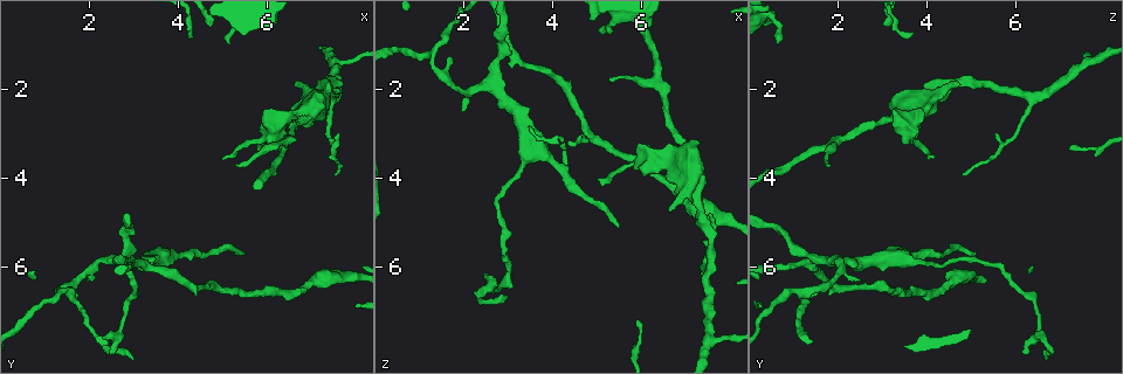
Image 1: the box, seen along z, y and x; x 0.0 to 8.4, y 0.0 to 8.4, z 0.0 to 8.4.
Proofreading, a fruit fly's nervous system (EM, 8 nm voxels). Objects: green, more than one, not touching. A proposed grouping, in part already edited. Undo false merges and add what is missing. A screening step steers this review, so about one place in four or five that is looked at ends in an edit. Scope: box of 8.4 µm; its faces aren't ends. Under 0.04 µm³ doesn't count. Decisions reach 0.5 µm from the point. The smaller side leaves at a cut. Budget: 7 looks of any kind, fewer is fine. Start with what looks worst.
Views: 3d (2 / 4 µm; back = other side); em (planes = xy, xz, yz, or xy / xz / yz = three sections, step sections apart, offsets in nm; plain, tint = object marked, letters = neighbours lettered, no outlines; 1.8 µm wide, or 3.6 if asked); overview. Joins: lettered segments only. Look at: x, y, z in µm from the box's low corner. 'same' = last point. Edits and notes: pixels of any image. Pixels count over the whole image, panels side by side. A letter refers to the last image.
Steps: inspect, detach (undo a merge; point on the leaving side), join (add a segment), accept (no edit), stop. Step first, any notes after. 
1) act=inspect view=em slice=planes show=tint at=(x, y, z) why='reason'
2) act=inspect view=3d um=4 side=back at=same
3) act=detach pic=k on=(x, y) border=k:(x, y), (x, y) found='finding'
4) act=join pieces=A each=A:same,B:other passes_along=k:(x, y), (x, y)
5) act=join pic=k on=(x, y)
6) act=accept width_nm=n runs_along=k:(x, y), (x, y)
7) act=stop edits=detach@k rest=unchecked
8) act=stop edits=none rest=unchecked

act=inspect view=em slice=xy step=16 show=tint at=(5.15, 0.95, 0.65) why='tapers out'

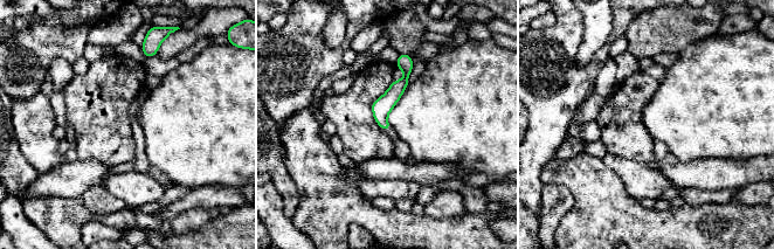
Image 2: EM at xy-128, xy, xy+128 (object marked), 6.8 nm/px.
act=inspect view=em slice=planes show=letters at=same

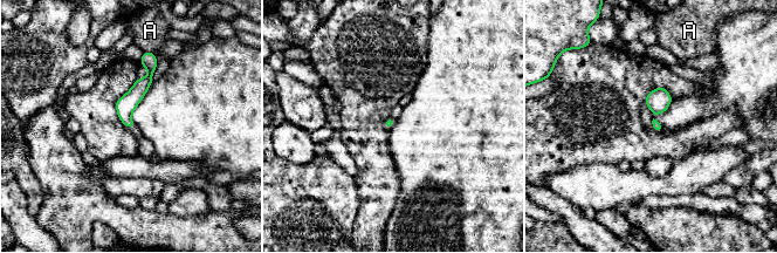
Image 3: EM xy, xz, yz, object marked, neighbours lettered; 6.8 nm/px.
act=accept longest_contact=A:80nm each=A:other border=3:(143, 50), (153, 53) found='none of them fits'

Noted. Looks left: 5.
act=inspect view=3d um=4 at=(2.90, 5.70, 1.25) why='looks like a crossing'

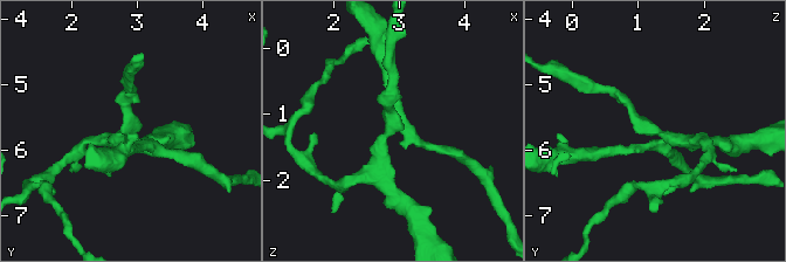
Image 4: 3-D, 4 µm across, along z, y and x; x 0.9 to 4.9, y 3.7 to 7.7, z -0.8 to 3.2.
act=inspect view=em slice=planes show=letters at=(2.95, 5.65, 1.20)

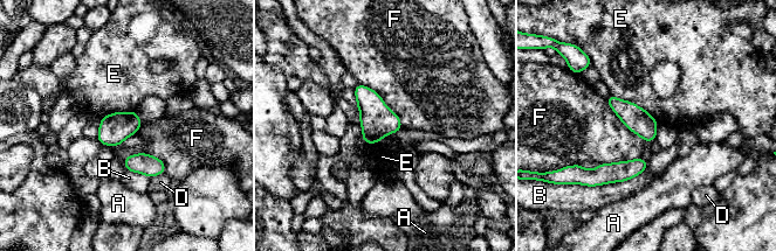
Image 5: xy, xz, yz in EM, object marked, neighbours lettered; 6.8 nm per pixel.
act=accept each=A:other,B:other,D:other,E:other,F:other arms=4 border=5:(611, 93), (639, 105), (658, 123) found='all the same neuron'

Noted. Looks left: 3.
act=inspect view=3d um=2 at=(1.30, 6.55, 1.25) why='branch point'

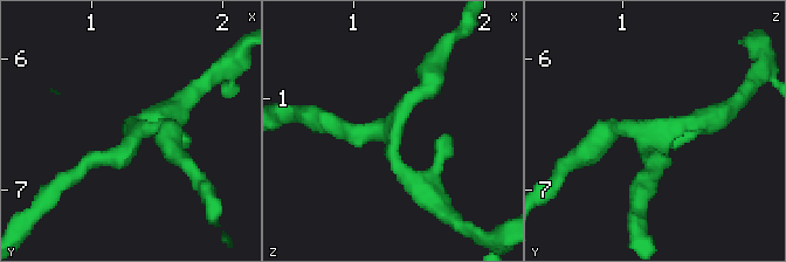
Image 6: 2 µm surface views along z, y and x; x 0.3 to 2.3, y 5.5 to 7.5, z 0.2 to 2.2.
act=inspect view=em slice=planes show=letters at=(1.32, 6.56, 1.26) arms=3

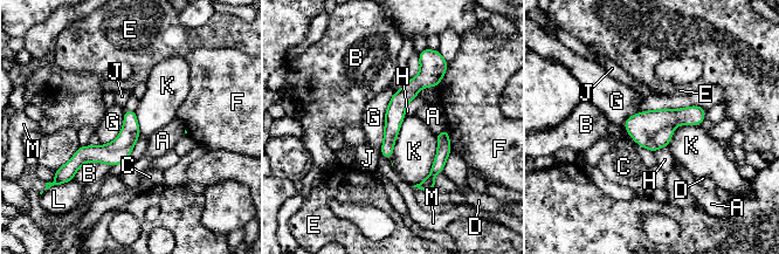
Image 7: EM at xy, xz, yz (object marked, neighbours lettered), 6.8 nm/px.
act=detach pic=7 on=(654, 129) each=A:other,B:other,C:other,D:other,E:other,F:other,G:other,H:other,J:other,K:other,L:other,M:other part_leaving=7:(429, 66), (397, 105), (387, 155) found='a second neuron is stuck on'

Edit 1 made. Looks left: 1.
act=stop edits=detach@7 rest=unchecked

